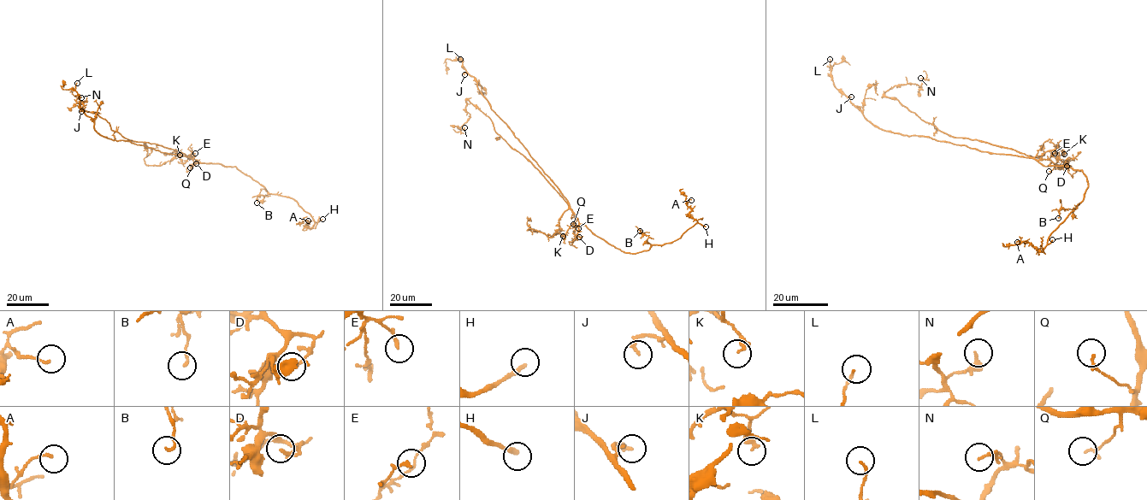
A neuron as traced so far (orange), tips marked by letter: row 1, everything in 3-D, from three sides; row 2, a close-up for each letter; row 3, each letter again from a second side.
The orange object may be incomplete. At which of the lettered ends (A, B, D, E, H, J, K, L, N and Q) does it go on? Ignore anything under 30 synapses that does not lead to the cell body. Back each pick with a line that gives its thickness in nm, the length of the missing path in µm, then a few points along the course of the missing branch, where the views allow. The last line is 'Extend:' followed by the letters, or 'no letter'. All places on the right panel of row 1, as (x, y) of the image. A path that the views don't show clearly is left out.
H: 240 nm thick; about 7 µm are missing; missing branch runs (1052, 239), (1049, 228)
Extend: H

